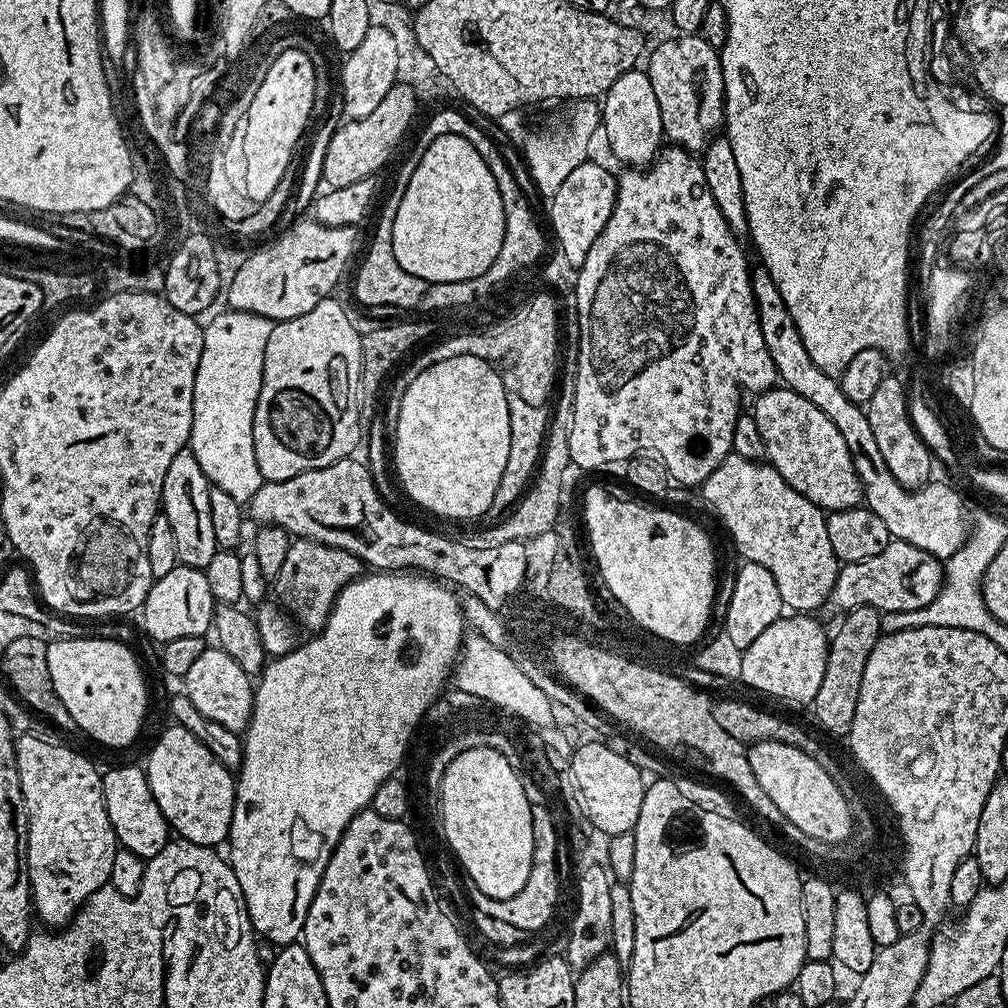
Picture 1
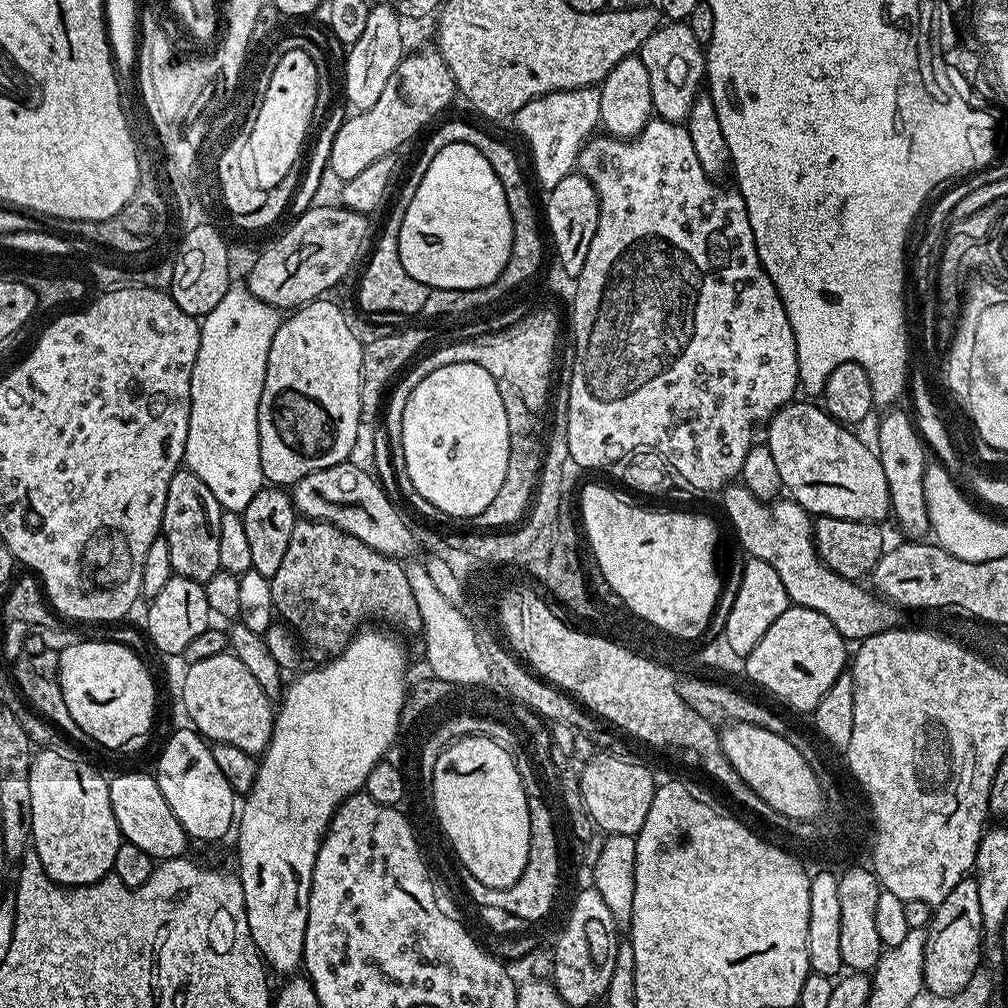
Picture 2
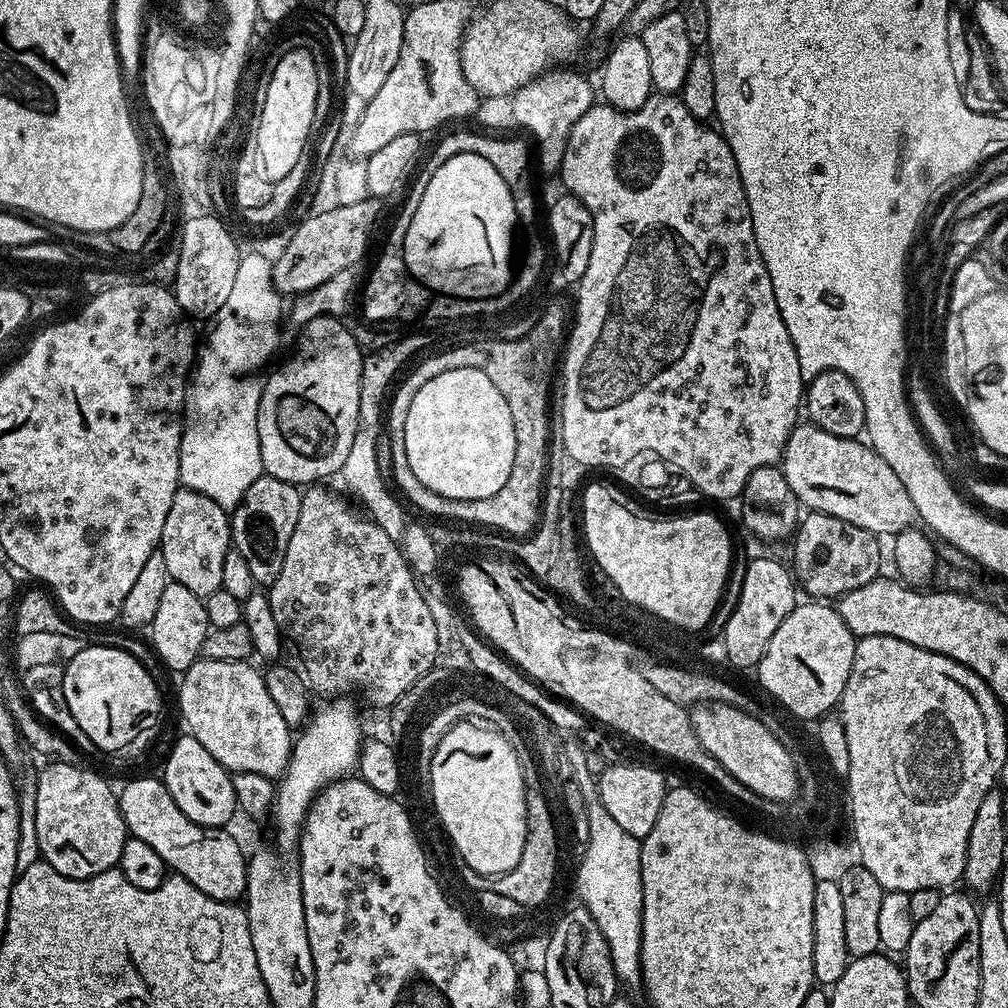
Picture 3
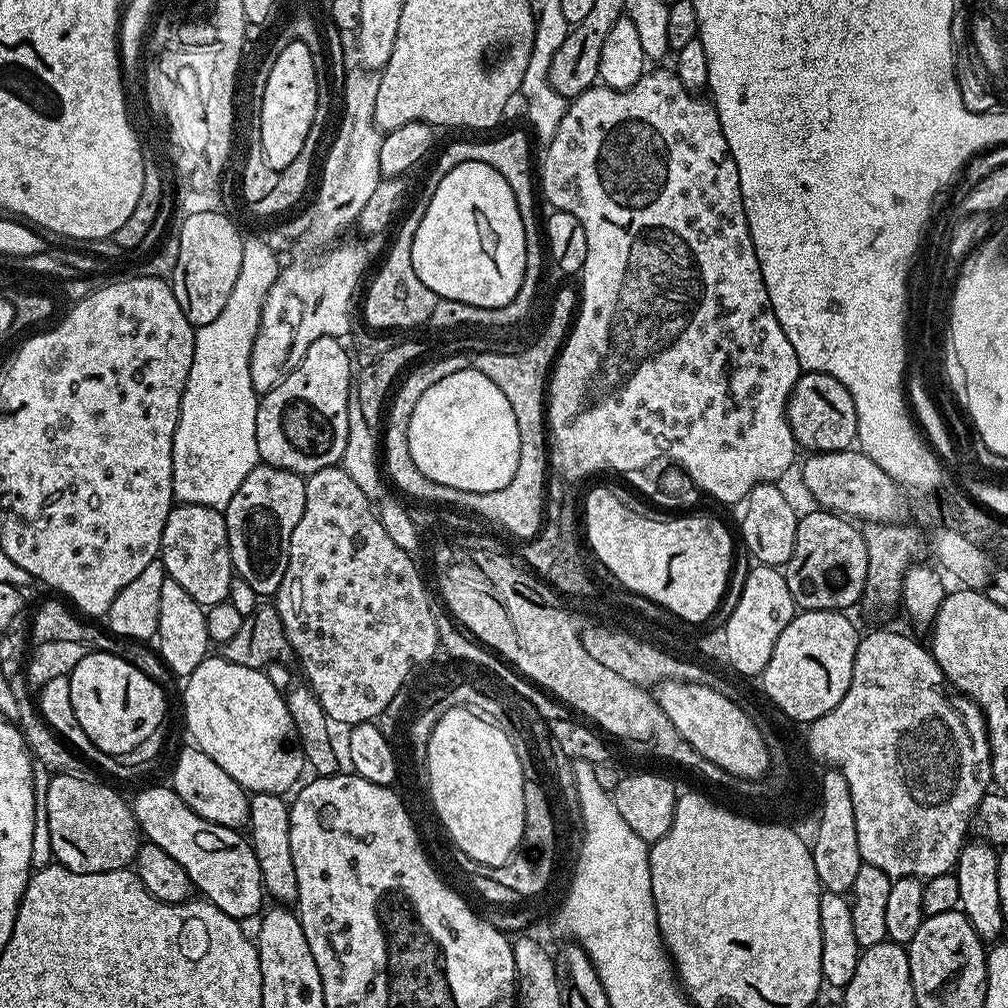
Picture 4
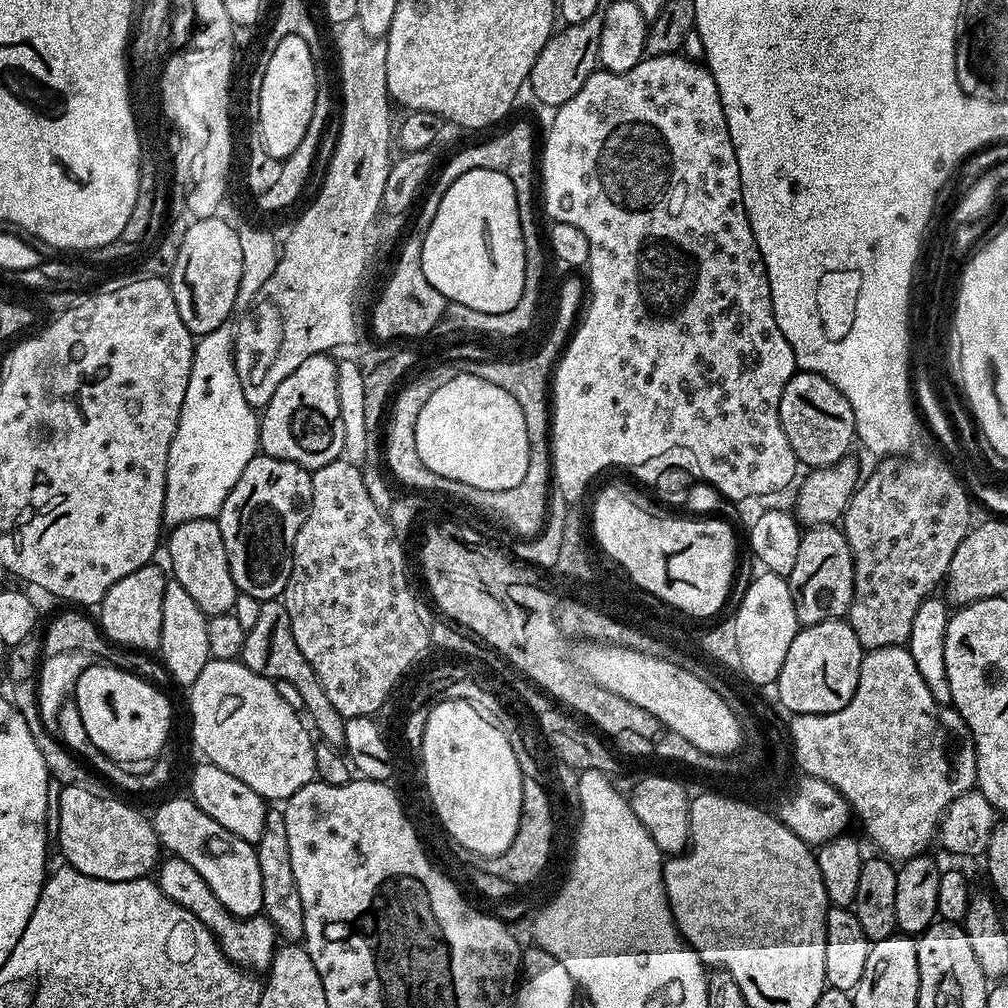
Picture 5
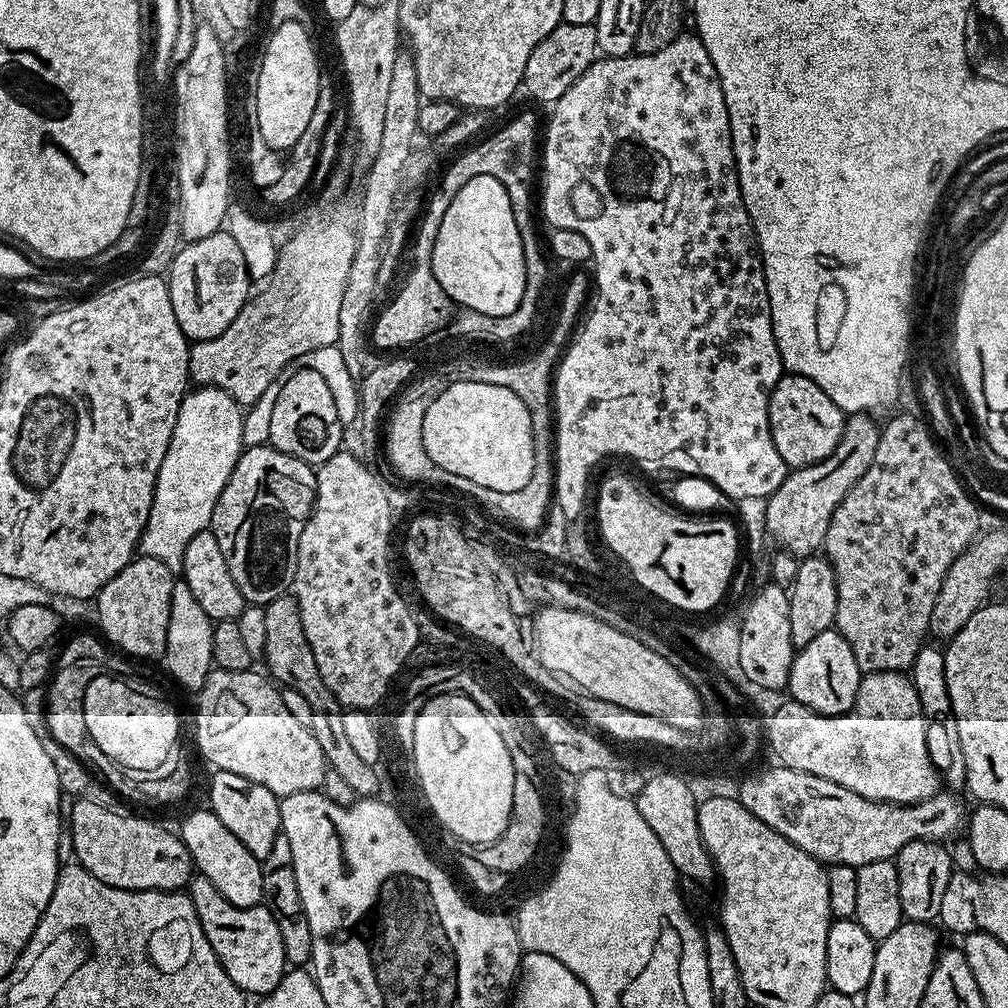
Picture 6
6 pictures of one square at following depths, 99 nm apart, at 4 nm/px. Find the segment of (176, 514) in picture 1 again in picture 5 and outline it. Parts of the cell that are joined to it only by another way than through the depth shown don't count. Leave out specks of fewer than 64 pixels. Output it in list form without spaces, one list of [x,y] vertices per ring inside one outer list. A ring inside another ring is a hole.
[[[192,519],[190,522],[180,523],[176,528],[171,529],[168,535],[166,544],[168,540],[168,558],[172,566],[173,579],[179,582],[190,598],[193,598],[205,616],[217,616],[233,611],[236,606],[238,589],[230,574],[230,562],[226,554],[226,546],[222,542],[222,530],[219,523],[215,519]]]

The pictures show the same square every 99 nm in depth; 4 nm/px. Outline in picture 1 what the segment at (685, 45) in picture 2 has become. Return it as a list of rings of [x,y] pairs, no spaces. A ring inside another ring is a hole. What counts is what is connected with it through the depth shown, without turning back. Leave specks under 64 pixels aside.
[[[680,34],[675,38],[662,41],[653,52],[651,49],[647,53],[646,71],[658,98],[665,137],[677,148],[700,154],[724,126],[720,53],[699,34]]]

